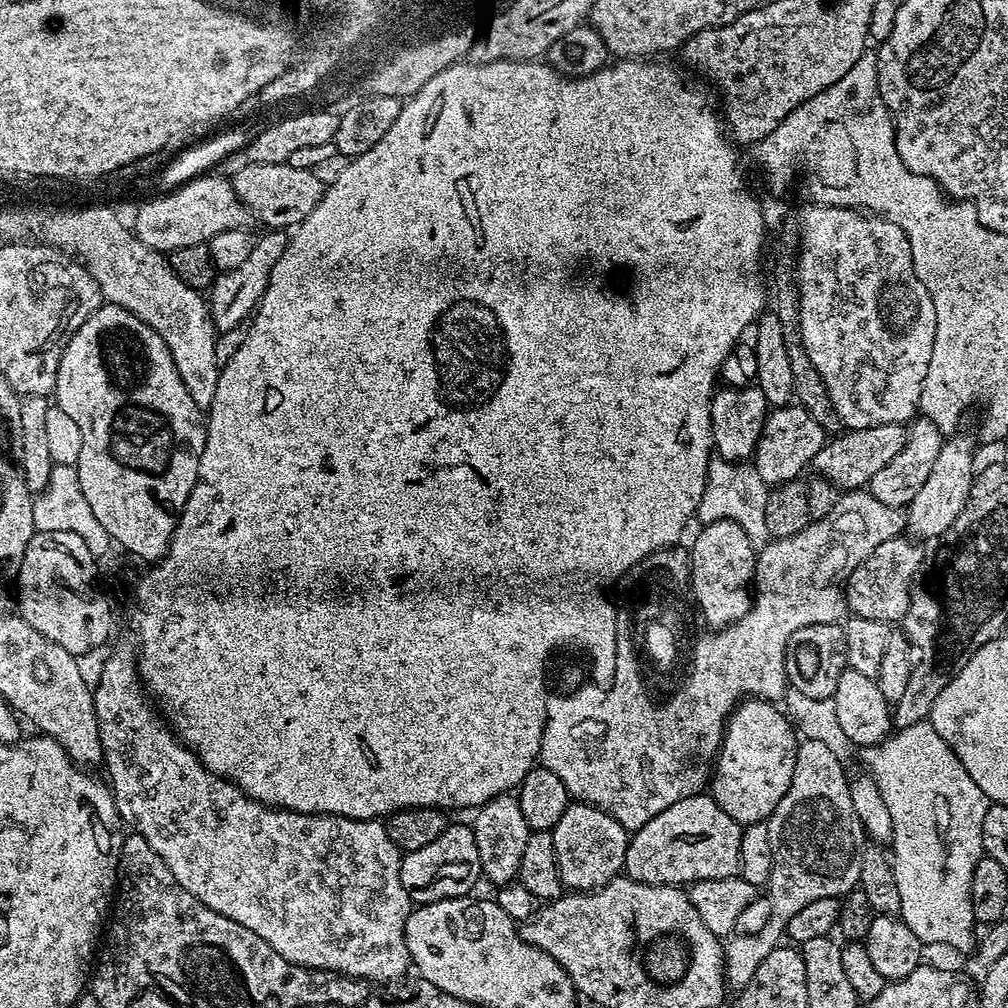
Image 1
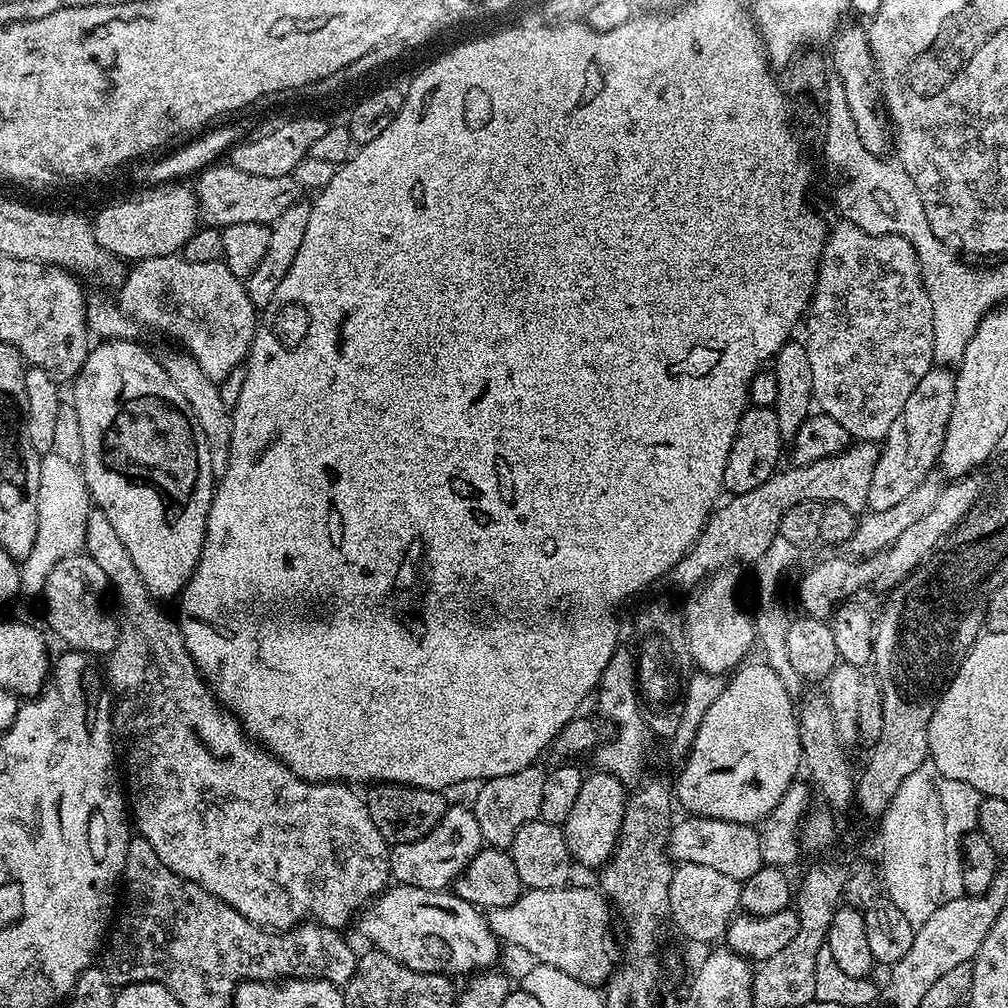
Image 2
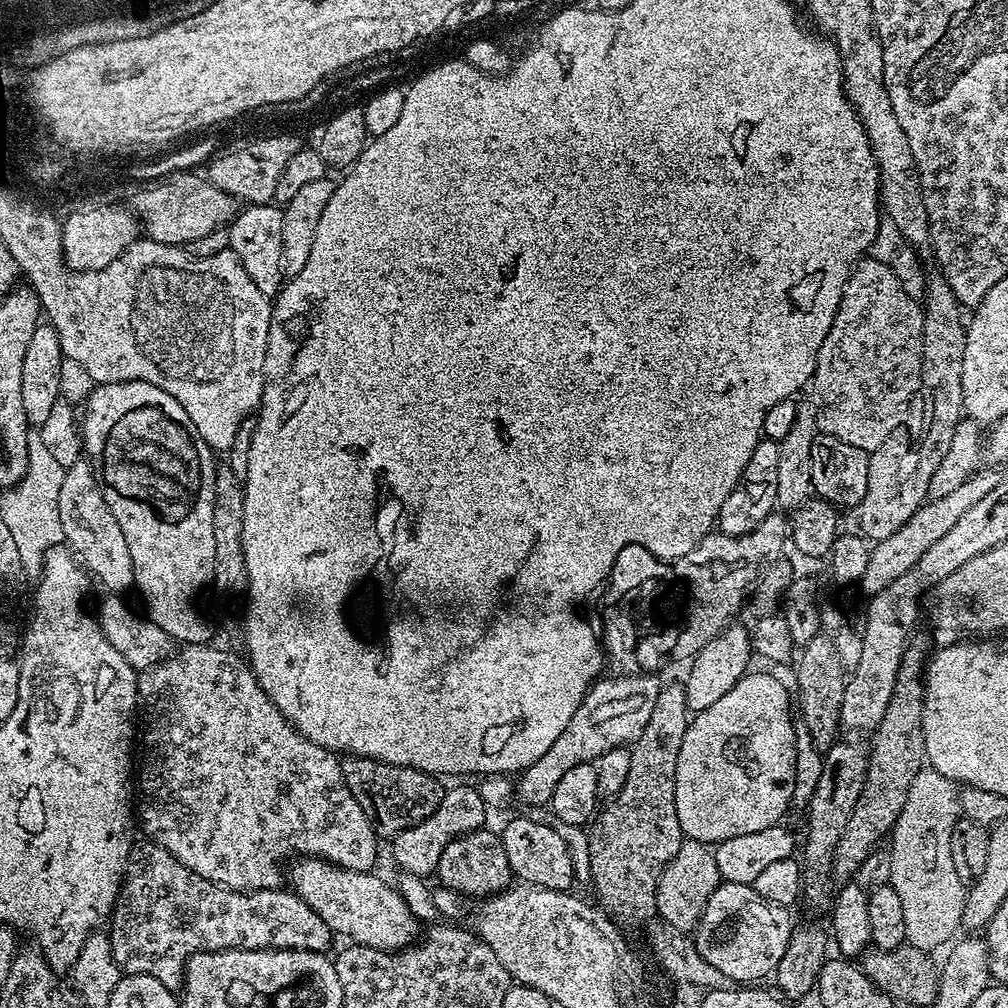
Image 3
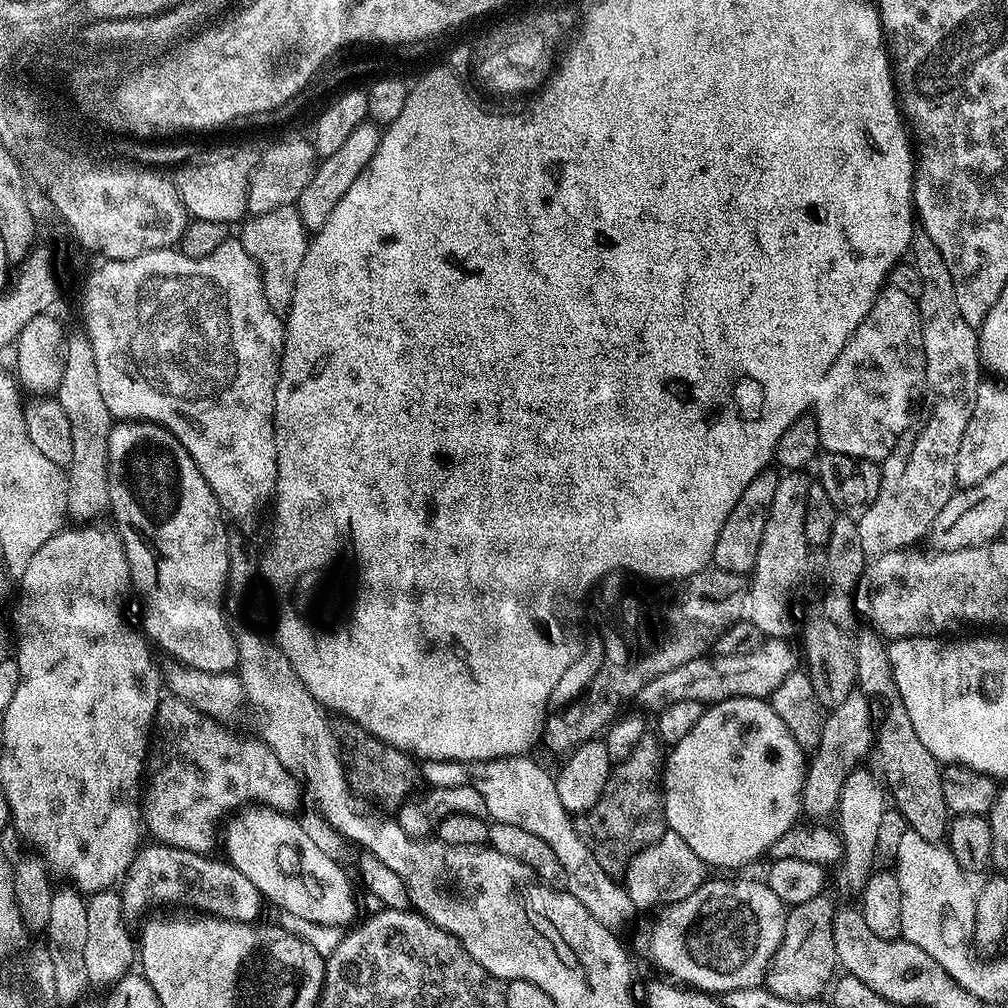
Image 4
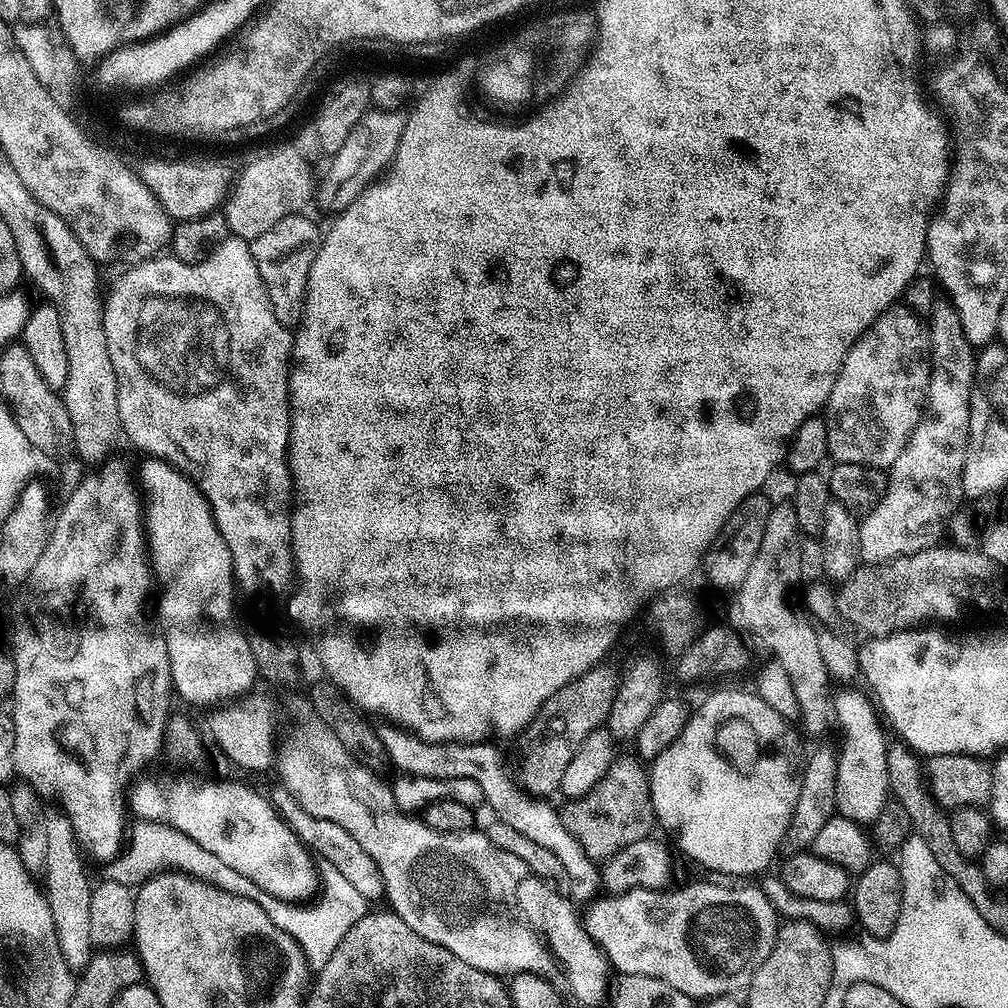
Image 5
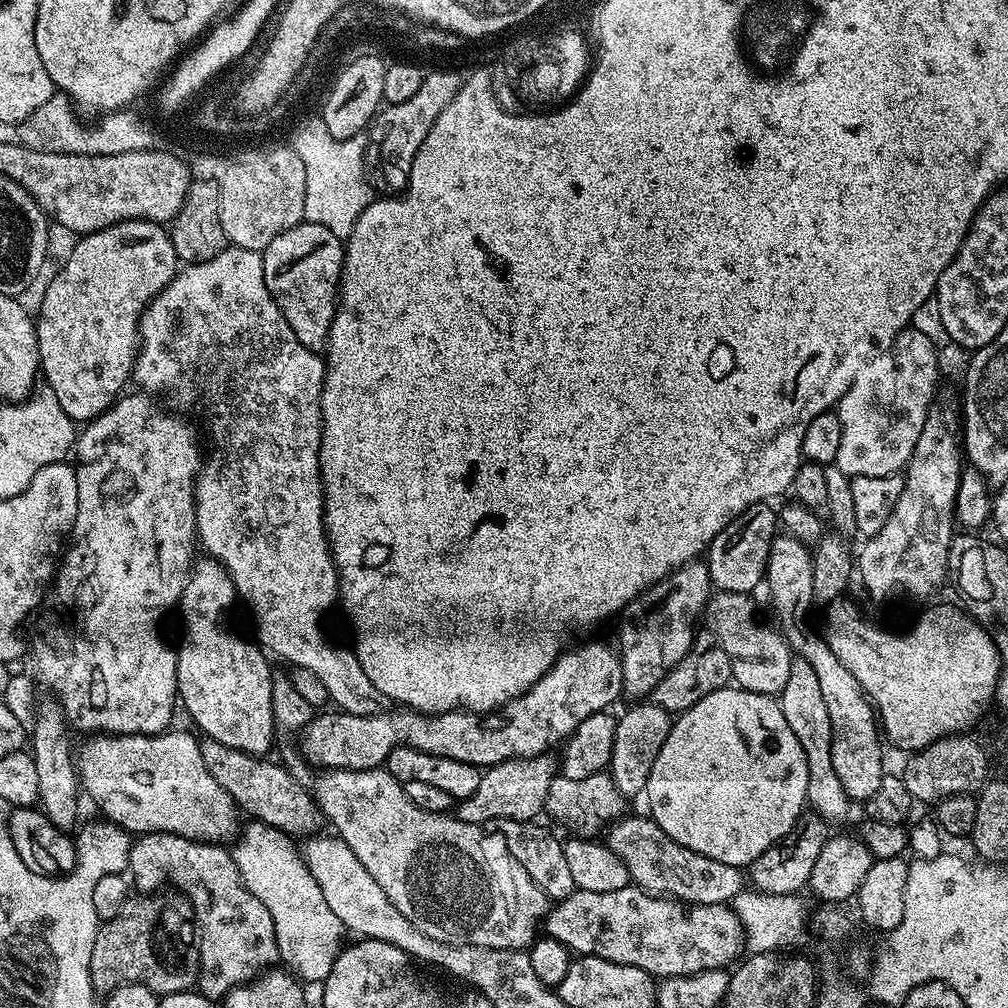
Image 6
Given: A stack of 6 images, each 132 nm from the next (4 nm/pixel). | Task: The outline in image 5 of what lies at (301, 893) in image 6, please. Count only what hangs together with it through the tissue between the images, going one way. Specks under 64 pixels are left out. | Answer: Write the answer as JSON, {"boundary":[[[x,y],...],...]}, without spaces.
{"boundary":[[[198,848],[195,856],[184,865],[184,868],[189,876],[210,883],[224,892],[240,895],[242,898],[256,902],[266,912],[267,917],[274,922],[274,925],[278,926],[278,930],[288,934],[303,950],[304,957],[312,966],[323,966],[338,950],[338,946],[346,938],[350,929],[366,915],[370,908],[369,901],[364,900],[362,894],[358,894],[358,890],[354,890],[354,886],[350,886],[350,882],[346,882],[342,874],[338,874],[338,870],[329,867],[323,869],[322,891],[318,896],[320,901],[316,905],[312,902],[293,902],[274,898],[274,894],[268,894],[262,886],[256,886],[254,882],[250,882],[250,878],[242,878],[238,870],[230,870],[230,866],[214,858],[210,850]]]}

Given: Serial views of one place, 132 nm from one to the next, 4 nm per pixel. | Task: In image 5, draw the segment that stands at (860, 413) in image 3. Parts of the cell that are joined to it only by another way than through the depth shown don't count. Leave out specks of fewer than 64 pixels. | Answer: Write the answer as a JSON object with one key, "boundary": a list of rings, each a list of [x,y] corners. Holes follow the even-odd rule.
{"boundary":[[[893,306],[883,312],[849,349],[830,390],[830,398],[822,409],[828,435],[828,454],[835,463],[857,464],[868,468],[868,462],[874,462],[874,468],[884,470],[884,462],[896,461],[898,450],[904,449],[910,434],[915,430],[912,422],[920,421],[914,418],[921,416],[912,410],[916,408],[914,404],[906,404],[908,398],[904,392],[898,394],[896,390],[898,356],[894,358],[894,350],[896,354],[898,350],[912,350],[912,344],[920,350],[920,346],[924,346],[929,339],[928,329],[921,317],[907,306]],[[894,342],[896,348],[890,348]],[[850,410],[862,414],[846,414]]]}

